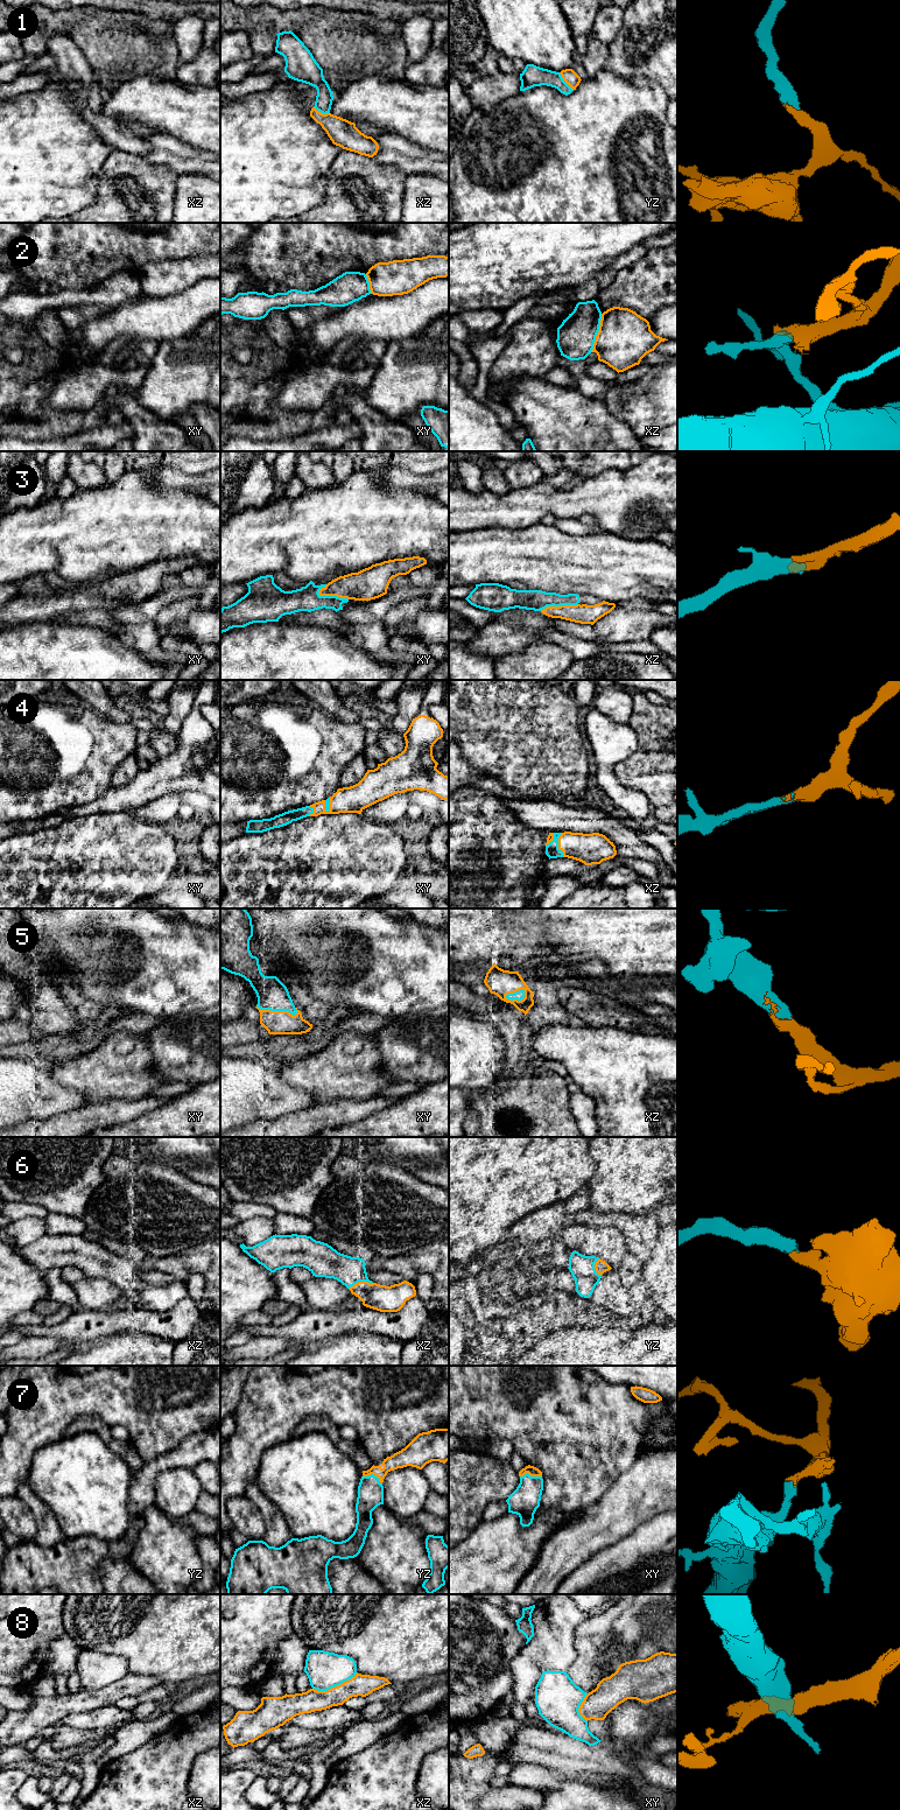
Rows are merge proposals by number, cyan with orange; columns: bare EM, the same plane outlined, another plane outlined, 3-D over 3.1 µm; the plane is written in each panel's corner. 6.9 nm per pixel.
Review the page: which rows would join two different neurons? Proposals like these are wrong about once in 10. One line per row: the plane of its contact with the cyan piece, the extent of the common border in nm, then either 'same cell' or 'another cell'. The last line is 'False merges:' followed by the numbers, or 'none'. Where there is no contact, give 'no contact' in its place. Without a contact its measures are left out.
1: meets cyan in yz; contact 160 nm long; same cell
2: meets cyan in xz; contact 280 nm long; another cell
3: meets cyan in xy; contact 220 nm long; same cell
4: meets cyan in xz; contact 170 nm long; same cell
5: meets cyan in xz; contact 150 nm long; same cell
6: meets cyan in xz; contact 180 nm long; same cell
7: meets cyan in yz; contact 150 nm long; same cell
8: meets cyan in xz; contact 340 nm long; another cell
False merges: 2, 8

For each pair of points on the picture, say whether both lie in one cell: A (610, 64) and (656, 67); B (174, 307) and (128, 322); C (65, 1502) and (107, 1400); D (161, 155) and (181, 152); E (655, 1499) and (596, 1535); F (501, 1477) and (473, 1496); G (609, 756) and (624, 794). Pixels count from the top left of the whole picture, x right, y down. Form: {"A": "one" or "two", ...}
{"A": "one", "B": "one", "C": "two", "D": "one", "E": "one", "F": "one", "G": "one"}

